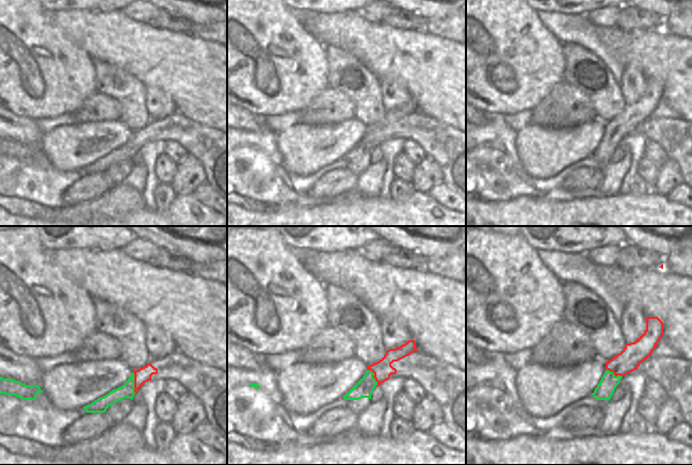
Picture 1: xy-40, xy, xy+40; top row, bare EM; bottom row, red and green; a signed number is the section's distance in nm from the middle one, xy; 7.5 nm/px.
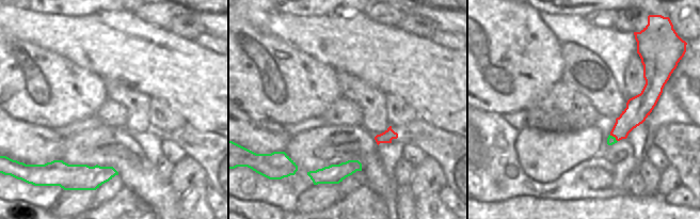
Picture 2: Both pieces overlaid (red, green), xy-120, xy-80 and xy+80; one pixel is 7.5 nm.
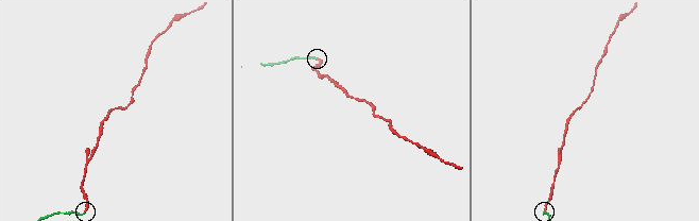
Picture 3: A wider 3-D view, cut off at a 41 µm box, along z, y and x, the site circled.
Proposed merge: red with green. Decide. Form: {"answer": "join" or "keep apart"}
{"answer": "keep apart"}

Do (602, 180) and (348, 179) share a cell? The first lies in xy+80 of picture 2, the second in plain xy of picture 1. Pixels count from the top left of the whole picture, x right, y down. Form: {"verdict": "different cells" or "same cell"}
{"verdict": "same cell"}

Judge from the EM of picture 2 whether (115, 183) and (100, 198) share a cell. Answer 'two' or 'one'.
one

